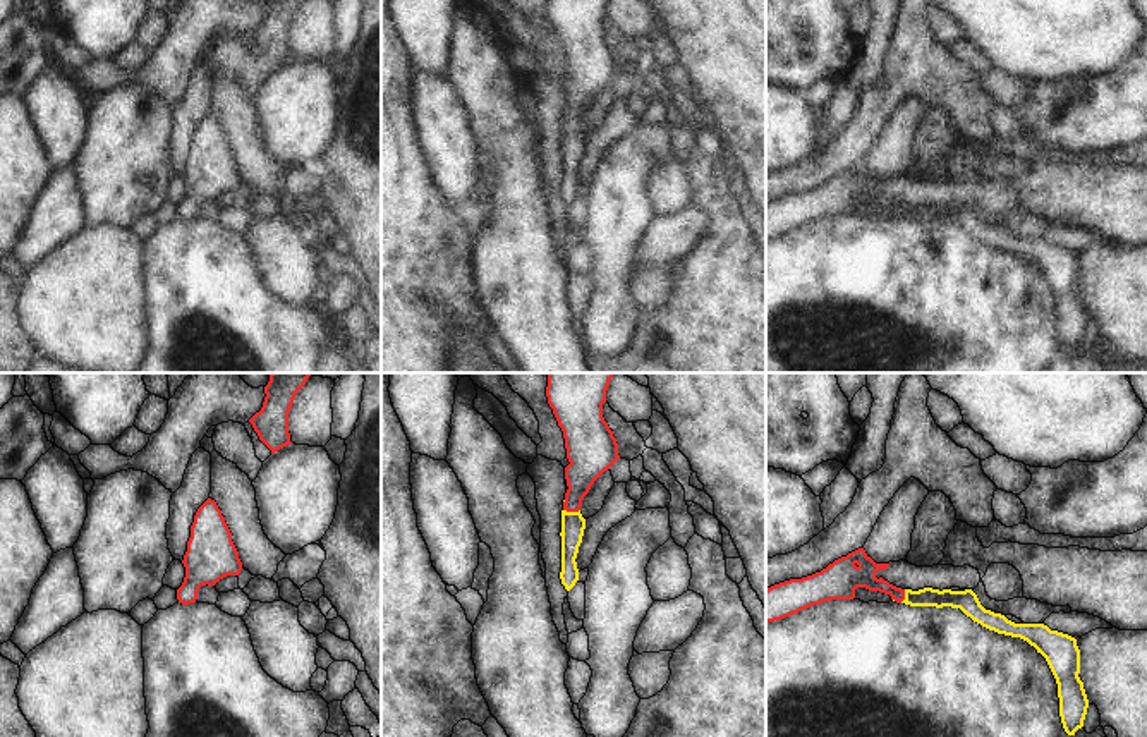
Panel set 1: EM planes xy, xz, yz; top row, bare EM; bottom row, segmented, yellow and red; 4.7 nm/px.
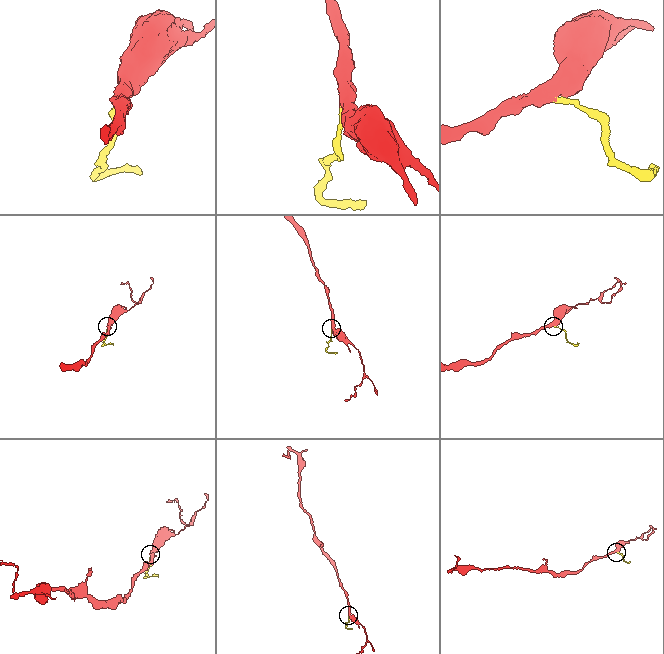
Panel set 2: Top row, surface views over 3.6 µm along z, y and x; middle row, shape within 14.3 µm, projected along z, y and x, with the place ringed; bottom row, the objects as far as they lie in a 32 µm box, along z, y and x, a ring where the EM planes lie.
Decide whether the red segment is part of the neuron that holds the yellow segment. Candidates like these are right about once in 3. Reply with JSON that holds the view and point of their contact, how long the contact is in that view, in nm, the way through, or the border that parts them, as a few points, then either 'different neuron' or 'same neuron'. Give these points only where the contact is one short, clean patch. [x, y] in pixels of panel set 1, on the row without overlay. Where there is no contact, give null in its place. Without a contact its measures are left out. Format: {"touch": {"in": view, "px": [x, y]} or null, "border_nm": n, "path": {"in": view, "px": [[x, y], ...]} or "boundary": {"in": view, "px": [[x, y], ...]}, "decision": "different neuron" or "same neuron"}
{"touch": {"in": "xz", "px": [572, 127]}, "border_nm": 80, "path": {"in": "xz", "px": [[572, 138], [572, 127], [572, 114], [588, 78]]}, "decision": "same neuron"}

